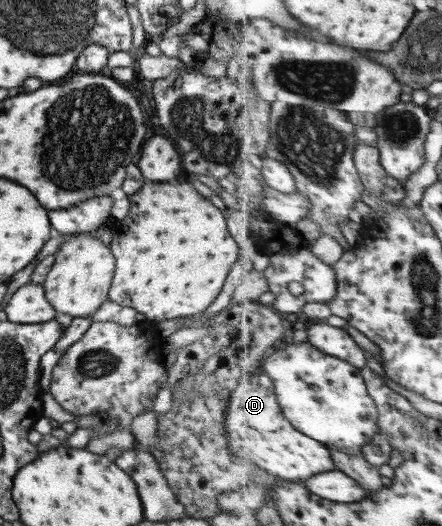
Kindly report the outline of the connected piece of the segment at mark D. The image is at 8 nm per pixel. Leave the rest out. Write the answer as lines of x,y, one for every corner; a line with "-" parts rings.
267,373
253,376
250,381
243,378
228,394
224,429
228,445
236,457
250,457
260,467
266,467
268,473
288,481
306,481
318,473
332,471
332,467
336,469
332,461
332,449
325,443
300,433
284,417
274,380

